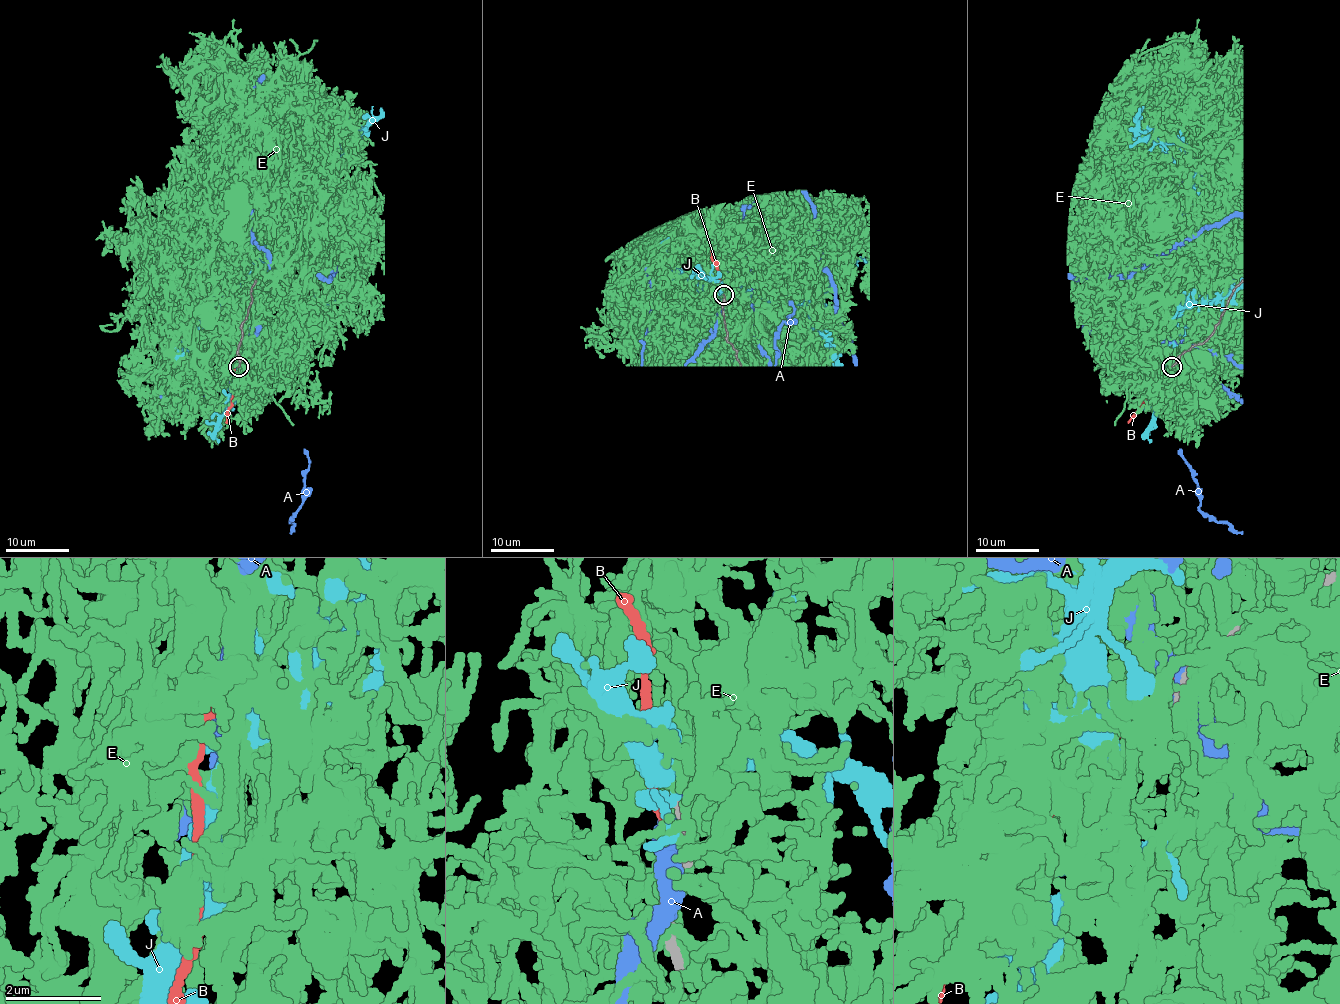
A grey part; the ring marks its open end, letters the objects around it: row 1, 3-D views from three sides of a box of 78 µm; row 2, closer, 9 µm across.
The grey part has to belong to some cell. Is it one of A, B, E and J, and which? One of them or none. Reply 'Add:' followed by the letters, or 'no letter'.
Add: no letter

